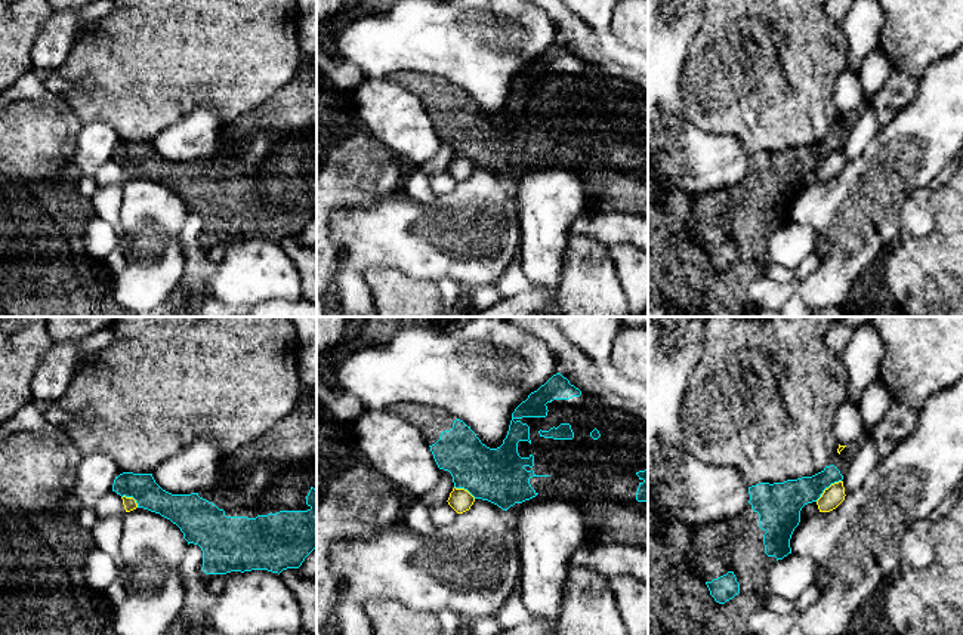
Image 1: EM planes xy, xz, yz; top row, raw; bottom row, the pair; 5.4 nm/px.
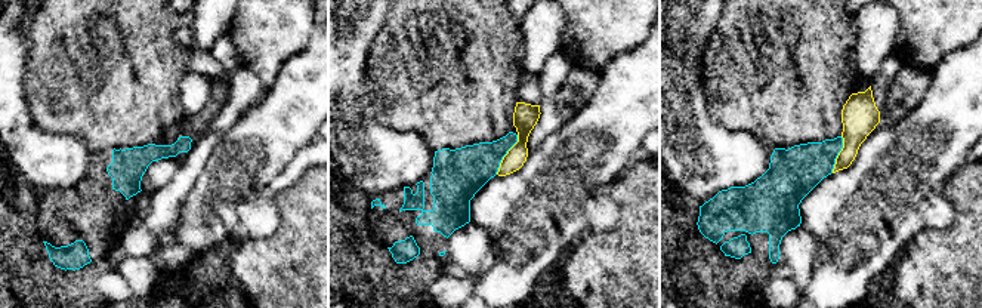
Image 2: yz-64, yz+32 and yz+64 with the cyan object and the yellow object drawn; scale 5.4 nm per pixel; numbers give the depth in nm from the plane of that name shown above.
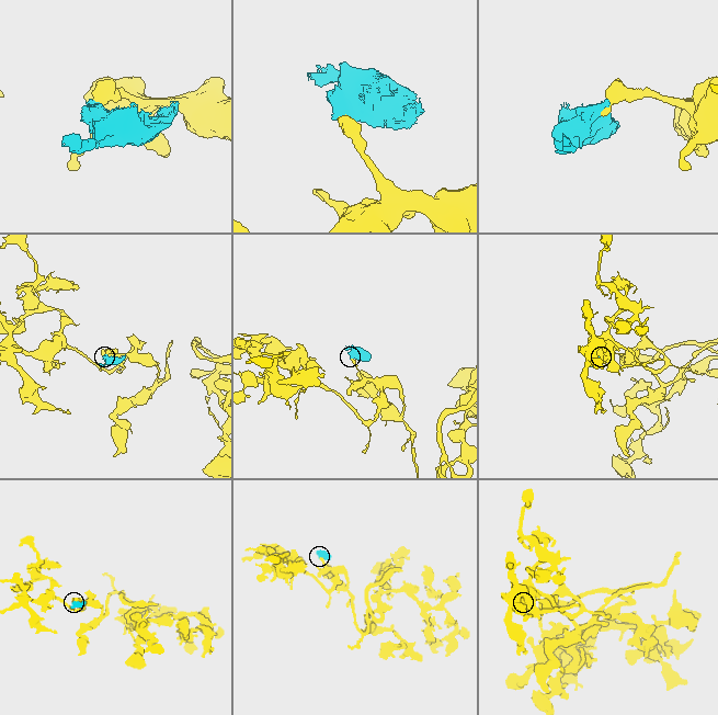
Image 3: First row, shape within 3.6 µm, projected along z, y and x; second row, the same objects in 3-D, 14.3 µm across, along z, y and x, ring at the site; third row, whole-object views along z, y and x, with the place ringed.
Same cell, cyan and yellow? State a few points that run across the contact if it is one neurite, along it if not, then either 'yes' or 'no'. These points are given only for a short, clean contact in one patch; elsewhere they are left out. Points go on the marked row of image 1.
line yz (840, 480), (830, 484), (815, 501); no

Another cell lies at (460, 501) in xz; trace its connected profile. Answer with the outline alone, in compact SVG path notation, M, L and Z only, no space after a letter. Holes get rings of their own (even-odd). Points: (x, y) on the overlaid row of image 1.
M454 487L447 502L457 514L463 514L470 509L475 497L467 490Z

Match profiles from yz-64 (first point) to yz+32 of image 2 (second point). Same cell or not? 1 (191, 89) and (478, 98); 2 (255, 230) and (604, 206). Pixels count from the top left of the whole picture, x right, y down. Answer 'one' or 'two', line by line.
1: two
2: one

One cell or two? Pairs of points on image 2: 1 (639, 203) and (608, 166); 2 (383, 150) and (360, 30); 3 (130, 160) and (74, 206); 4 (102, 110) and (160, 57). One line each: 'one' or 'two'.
1: two
2: one
3: one
4: one

